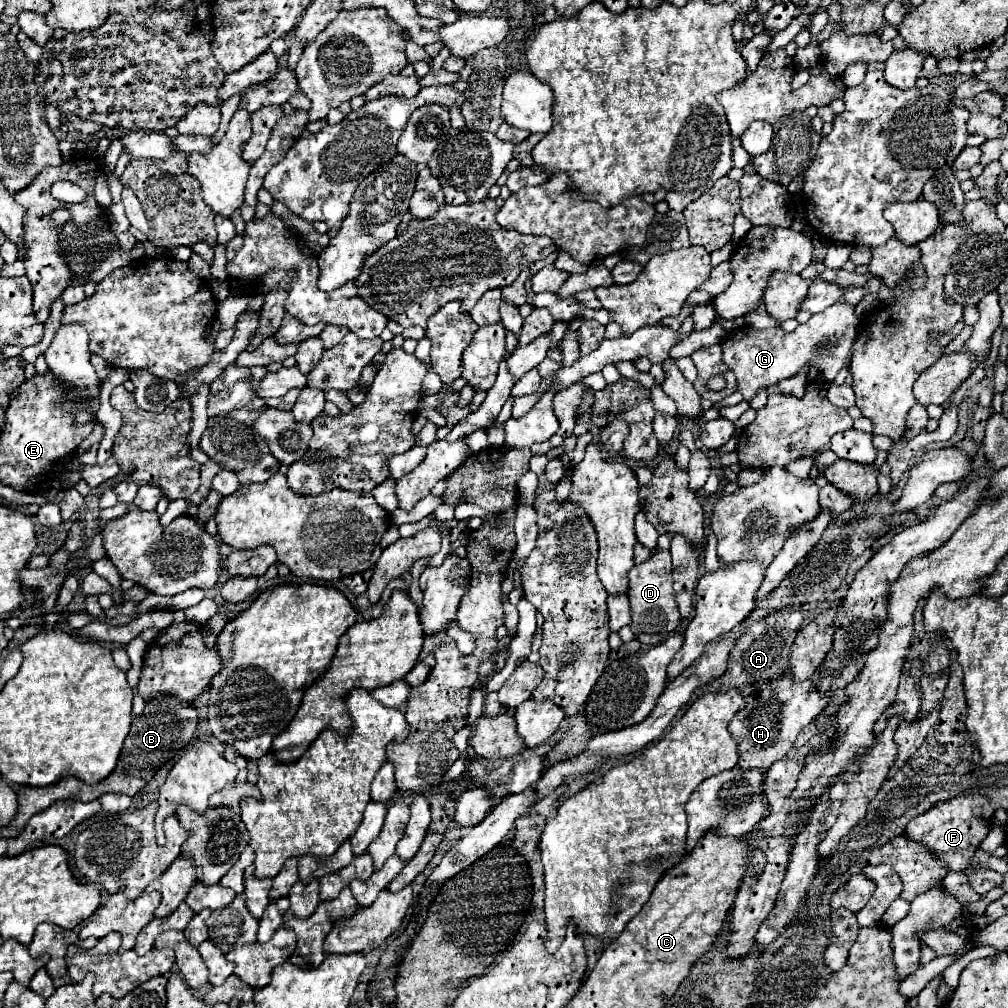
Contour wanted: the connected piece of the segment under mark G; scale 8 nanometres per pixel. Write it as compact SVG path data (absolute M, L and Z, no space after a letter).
M840 301L826 311L812 315L808 323L798 325L792 333L786 333L782 329L760 331L742 327L722 341L724 363L736 375L738 391L746 401L752 401L760 389L776 385L786 377L794 377L796 371L800 371L804 365L816 367L820 373L824 373L826 381L832 381L842 369L844 361L850 357L858 323L860 319L854 315L854 307Z

